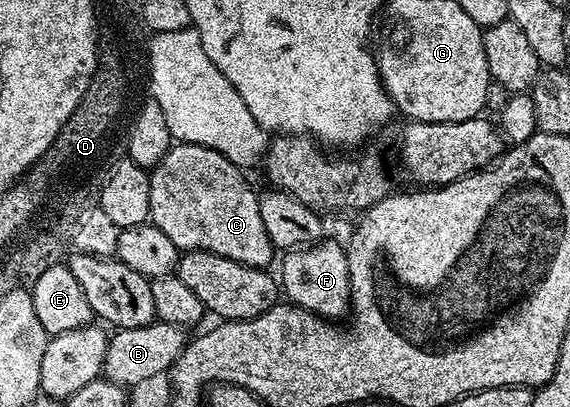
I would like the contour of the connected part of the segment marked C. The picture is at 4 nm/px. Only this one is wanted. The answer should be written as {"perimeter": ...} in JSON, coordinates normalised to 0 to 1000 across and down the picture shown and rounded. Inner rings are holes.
{"perimeter":[[[309,351],[296,361],[293,376],[265,413],[263,445],[263,523],[261,541],[318,617],[367,617],[382,622],[382,631],[404,631],[404,641],[418,641],[440,656],[472,654],[481,609],[467,582],[467,558],[460,553],[456,521],[456,479],[442,472],[426,418],[396,396],[389,376],[375,366],[361,366],[361,356],[339,351]]]}

